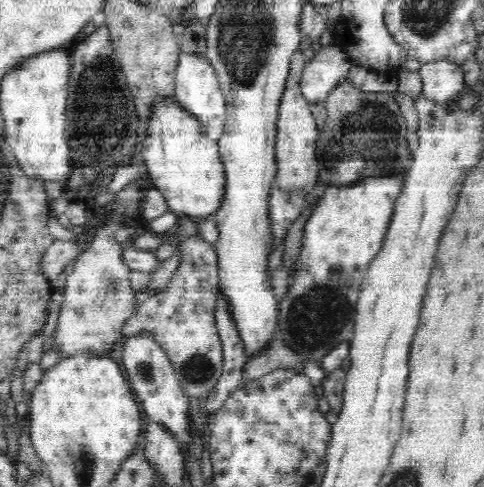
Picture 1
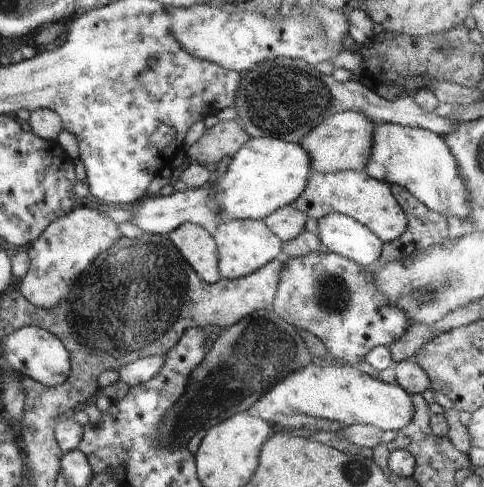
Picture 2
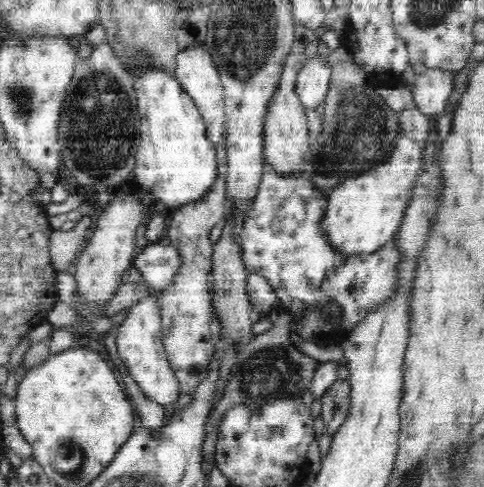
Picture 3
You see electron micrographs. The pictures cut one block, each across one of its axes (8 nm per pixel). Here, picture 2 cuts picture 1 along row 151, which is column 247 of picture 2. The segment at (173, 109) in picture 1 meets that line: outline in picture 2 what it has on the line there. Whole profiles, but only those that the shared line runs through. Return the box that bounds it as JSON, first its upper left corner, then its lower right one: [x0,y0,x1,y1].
[203,138,313,236]

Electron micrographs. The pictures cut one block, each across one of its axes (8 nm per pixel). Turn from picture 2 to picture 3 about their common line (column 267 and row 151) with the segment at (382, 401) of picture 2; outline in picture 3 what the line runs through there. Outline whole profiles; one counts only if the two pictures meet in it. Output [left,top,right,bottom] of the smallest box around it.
[320,138,422,258]

